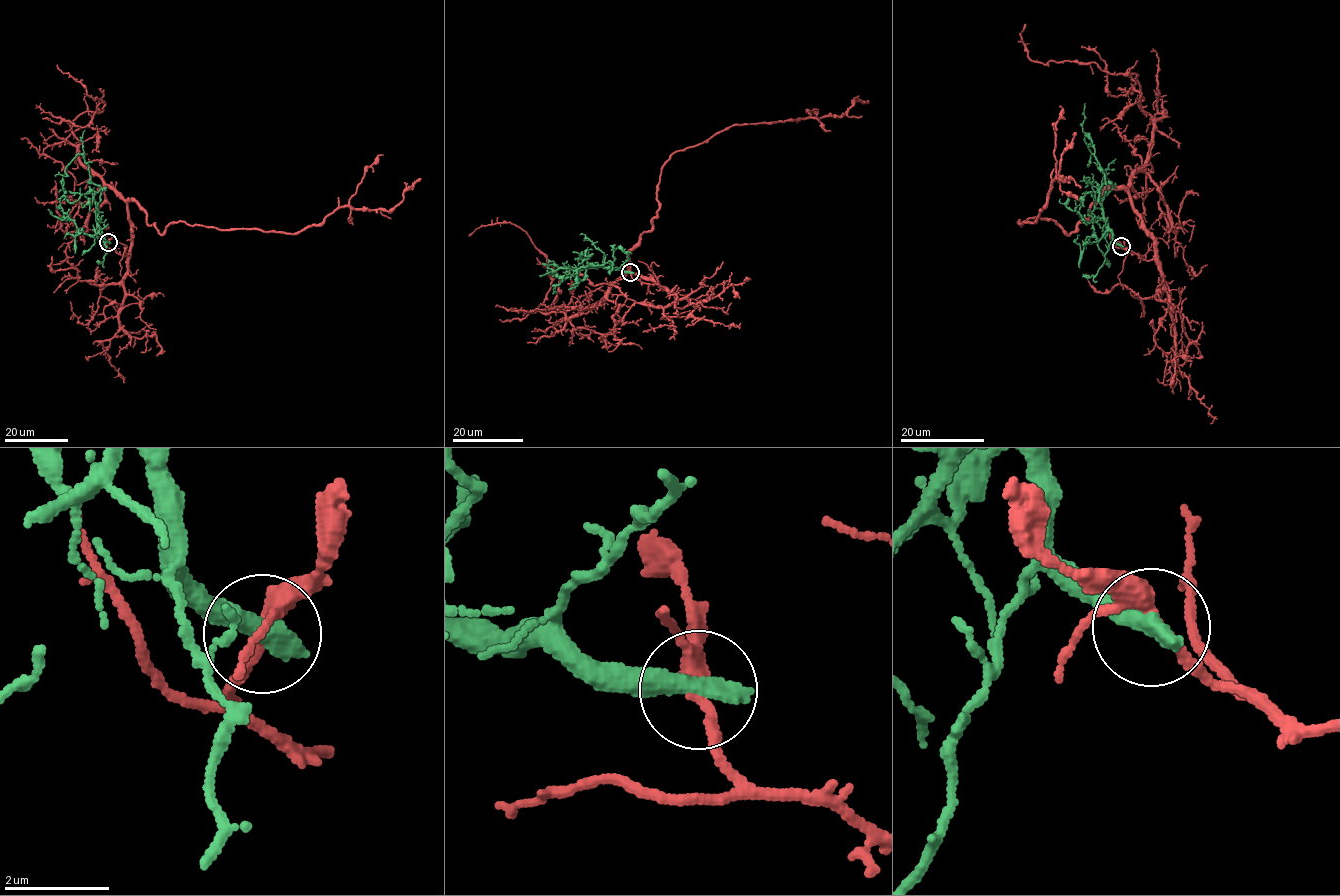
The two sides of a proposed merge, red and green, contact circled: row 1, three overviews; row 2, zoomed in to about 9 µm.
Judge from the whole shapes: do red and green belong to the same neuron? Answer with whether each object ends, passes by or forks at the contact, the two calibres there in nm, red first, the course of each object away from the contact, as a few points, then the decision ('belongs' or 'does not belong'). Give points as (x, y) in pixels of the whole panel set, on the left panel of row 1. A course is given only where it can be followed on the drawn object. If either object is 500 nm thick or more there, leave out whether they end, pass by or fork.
240/500 nm | red via (108, 241), (130, 252), (128, 201), (161, 234), (179, 221), (298, 233), (340, 207), (390, 210), (420, 178) | green via (108, 241), (97, 220), (101, 188), (91, 181), (82, 155), (66, 167), (65, 176), (54, 175) | does not belong

